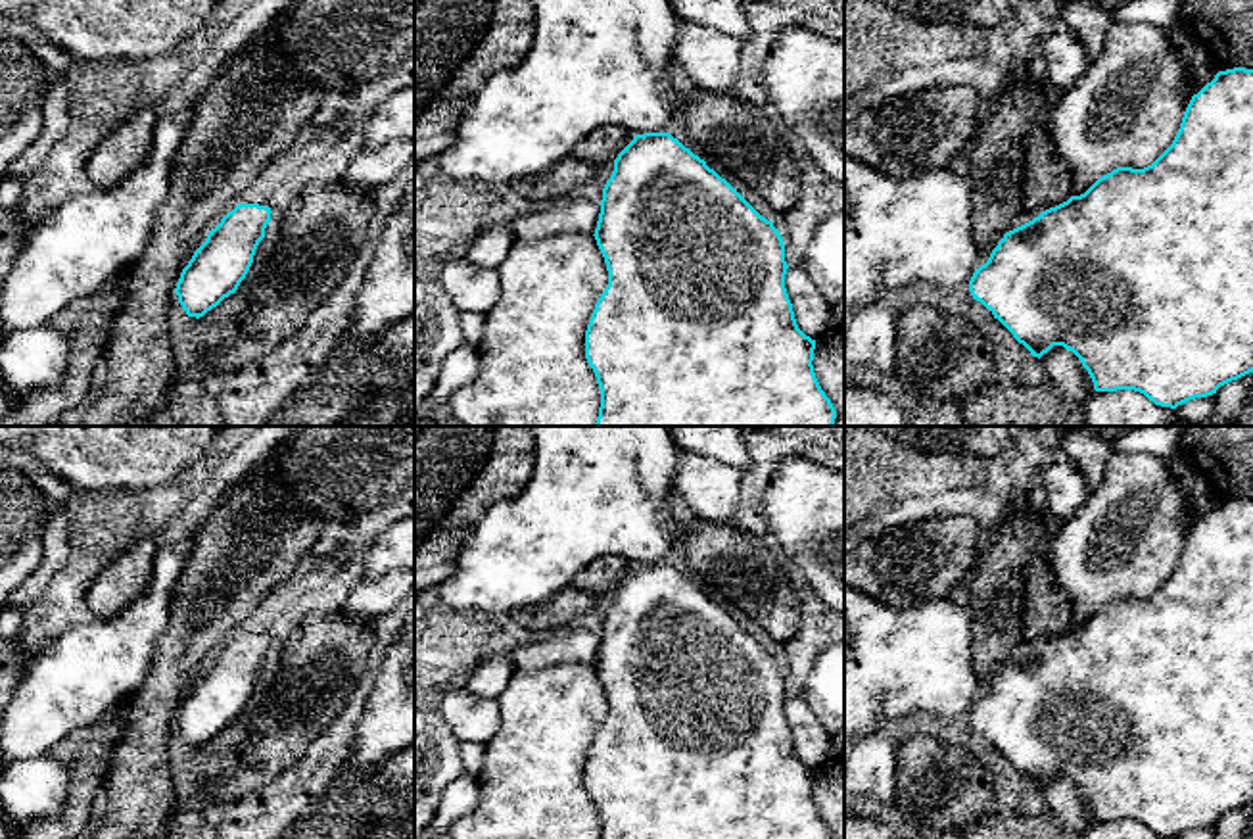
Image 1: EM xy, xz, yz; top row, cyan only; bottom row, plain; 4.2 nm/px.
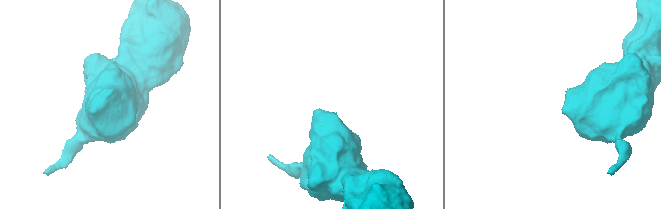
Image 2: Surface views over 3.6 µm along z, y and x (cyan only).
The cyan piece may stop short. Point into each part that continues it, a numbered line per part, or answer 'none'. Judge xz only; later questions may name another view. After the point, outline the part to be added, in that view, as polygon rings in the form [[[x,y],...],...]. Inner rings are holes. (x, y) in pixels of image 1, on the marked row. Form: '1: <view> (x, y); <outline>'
1: xz (593, 64); [[[532,0],[535,8],[533,46],[520,65],[493,73],[461,117],[453,144],[437,157],[439,171],[457,180],[507,186],[547,173],[553,163],[603,127],[633,134],[664,132],[683,94],[672,84],[674,46],[679,17],[670,0]]]

